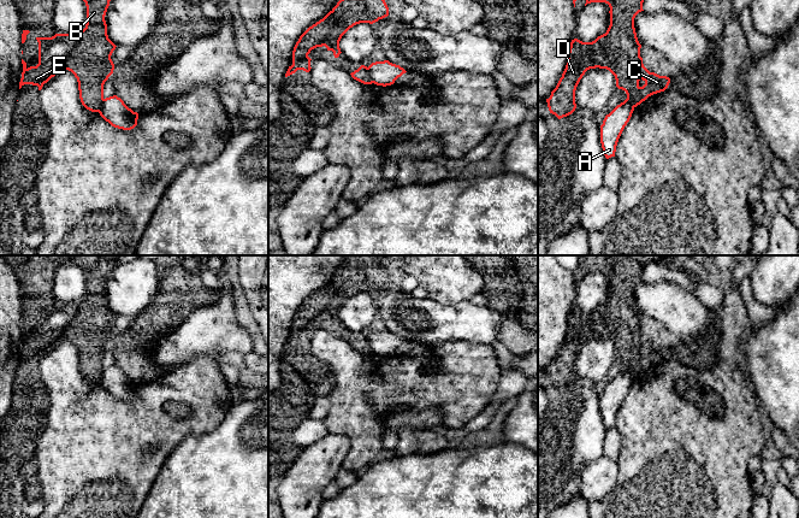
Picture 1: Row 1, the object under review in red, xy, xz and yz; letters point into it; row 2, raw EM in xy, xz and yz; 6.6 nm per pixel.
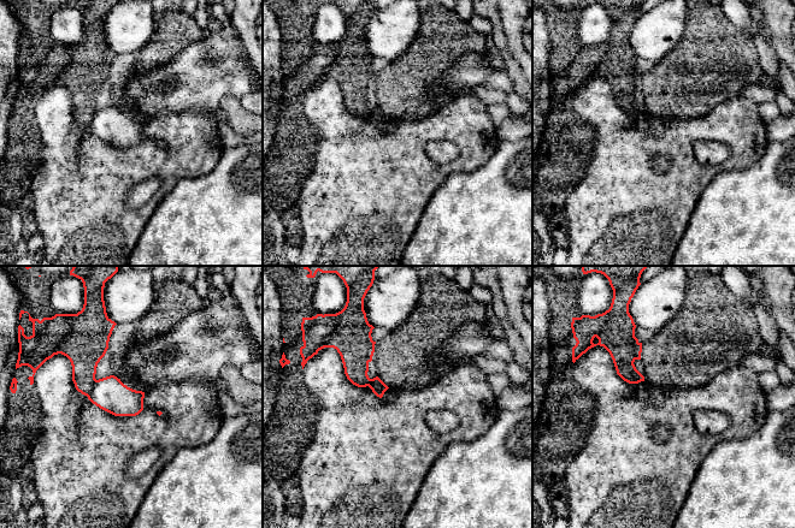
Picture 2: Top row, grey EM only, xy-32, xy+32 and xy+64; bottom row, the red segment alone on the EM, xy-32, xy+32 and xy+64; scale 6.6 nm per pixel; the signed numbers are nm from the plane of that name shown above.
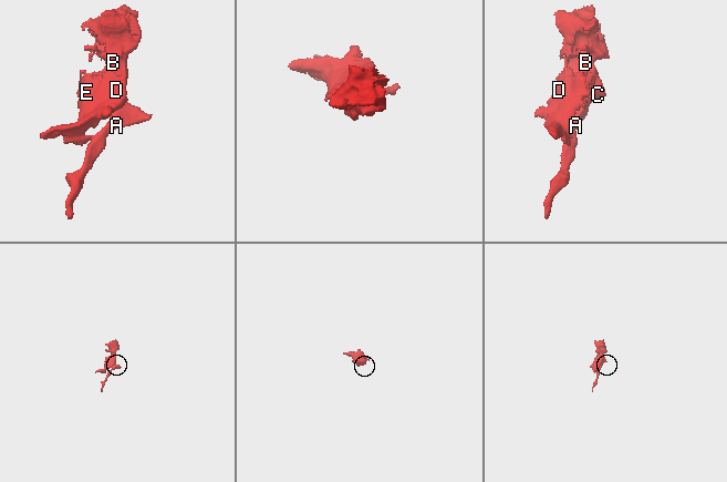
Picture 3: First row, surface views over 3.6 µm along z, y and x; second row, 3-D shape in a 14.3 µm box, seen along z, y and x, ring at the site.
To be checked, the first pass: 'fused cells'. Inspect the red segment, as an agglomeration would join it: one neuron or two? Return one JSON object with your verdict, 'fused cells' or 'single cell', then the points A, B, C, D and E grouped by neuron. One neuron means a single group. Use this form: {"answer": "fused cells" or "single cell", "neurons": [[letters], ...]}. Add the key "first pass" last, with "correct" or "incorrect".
{"answer": "fused cells", "neurons": [["A"], ["B", "C", "D", "E"]], "first pass": "correct"}

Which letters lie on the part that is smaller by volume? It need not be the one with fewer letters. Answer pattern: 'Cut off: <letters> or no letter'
Cut off: A

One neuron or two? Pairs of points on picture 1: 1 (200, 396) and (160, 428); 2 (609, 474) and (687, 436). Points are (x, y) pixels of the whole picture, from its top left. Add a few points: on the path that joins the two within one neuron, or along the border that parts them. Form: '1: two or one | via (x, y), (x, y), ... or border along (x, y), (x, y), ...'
1: one | via (200, 410), (183, 428), (173, 428)
2: two | border along (617, 460), (616, 486), (605, 495)

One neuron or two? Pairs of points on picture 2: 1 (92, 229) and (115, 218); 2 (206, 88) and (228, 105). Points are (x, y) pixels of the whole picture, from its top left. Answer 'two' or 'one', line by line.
1: one
2: two

